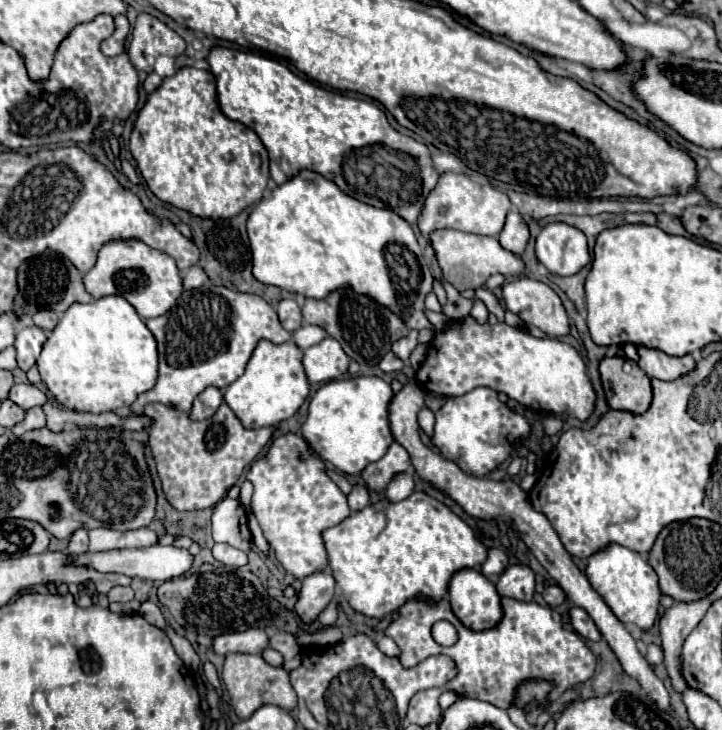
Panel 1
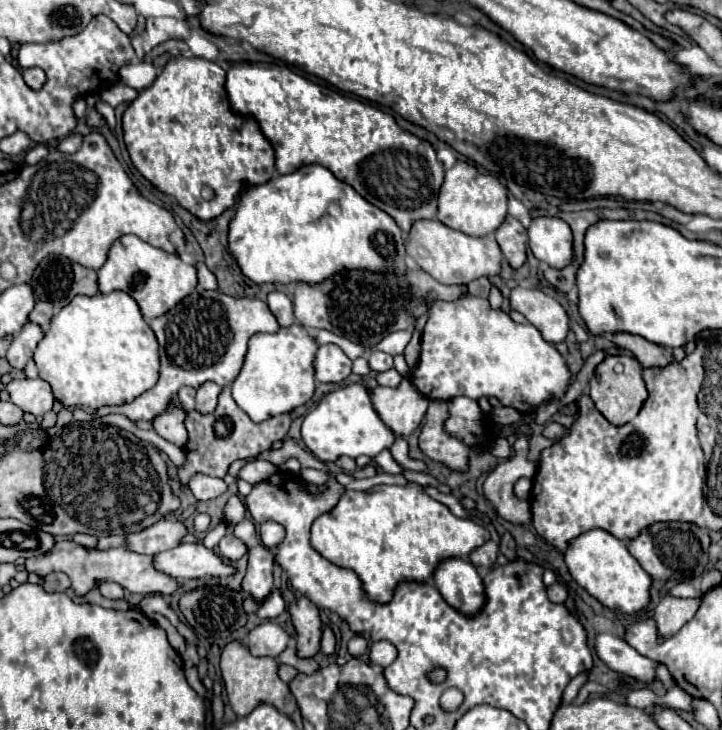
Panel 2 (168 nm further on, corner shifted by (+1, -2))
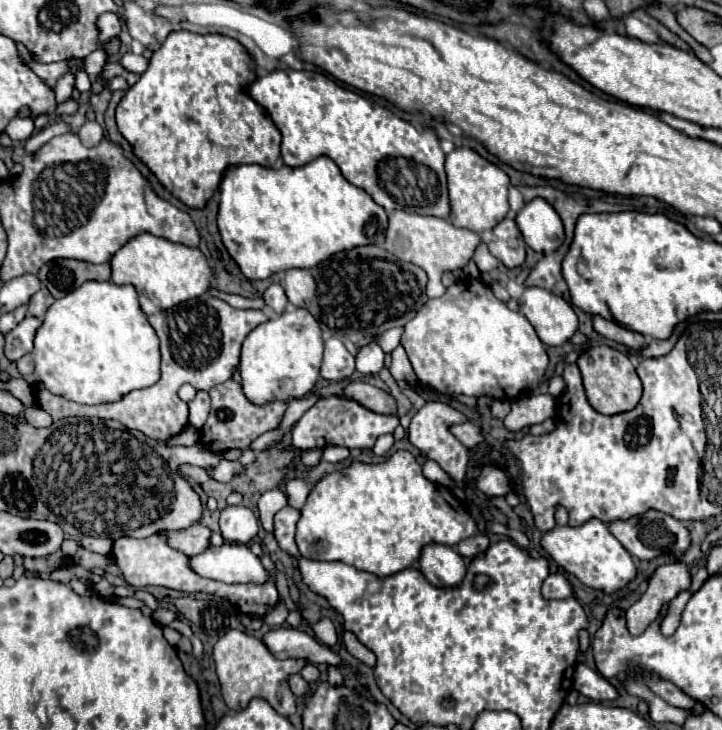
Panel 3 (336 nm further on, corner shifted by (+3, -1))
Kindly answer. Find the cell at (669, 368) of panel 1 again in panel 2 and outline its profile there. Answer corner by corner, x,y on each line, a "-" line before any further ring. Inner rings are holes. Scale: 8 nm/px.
615,332
611,336
611,342
617,344
619,348
627,348
633,352
633,356
643,364
643,366
667,366
671,362
671,348
657,346
641,336
627,334
627,332

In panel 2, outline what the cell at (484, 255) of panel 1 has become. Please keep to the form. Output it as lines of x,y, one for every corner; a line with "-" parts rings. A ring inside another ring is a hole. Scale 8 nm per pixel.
417,220
405,238
407,256
411,256
421,270
431,274
441,284
469,284
481,276
497,276
501,272
501,250
493,236
473,238
459,230
445,226
439,220

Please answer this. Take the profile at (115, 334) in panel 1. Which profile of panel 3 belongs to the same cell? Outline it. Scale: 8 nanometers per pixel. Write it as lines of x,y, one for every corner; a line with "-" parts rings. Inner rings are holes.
87,281
79,289
57,299
45,313
43,325
35,335
33,349
35,375
47,385
47,391
83,405
101,405
119,401
135,389
151,387
159,381
159,339
139,307
133,285
115,285
111,281

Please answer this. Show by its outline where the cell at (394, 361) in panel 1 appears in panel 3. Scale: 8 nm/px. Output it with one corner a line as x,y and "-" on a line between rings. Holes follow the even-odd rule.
377,343
365,345
359,349
357,353
357,371
363,375
371,375
371,373
379,373
385,365
385,353

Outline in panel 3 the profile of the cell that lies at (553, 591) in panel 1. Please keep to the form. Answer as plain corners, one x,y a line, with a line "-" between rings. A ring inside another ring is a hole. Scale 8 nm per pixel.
561,573
549,575
543,581
543,597
545,599
567,599
567,597
571,597
571,585
567,583
567,579

